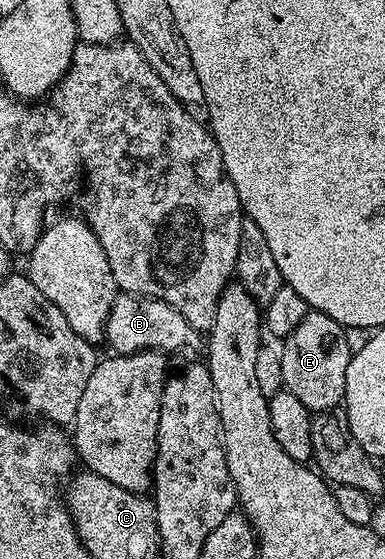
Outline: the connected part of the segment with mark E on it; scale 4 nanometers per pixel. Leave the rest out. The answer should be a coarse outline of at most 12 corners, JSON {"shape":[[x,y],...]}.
{"shape":[[309,311],[279,346],[284,389],[313,415],[343,402],[344,326]]}

